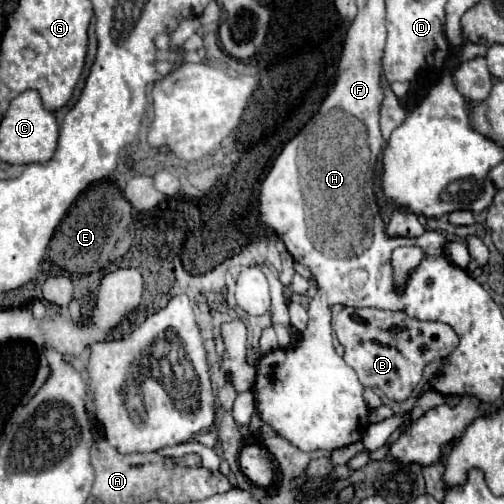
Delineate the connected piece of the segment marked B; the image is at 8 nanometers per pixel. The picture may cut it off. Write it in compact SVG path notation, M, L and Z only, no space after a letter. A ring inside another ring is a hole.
M344 307L334 321L334 333L344 345L344 361L352 367L364 387L378 387L386 397L404 401L410 397L426 363L444 359L458 345L458 335L450 325L438 321L412 319L402 311L384 311L376 307Z

